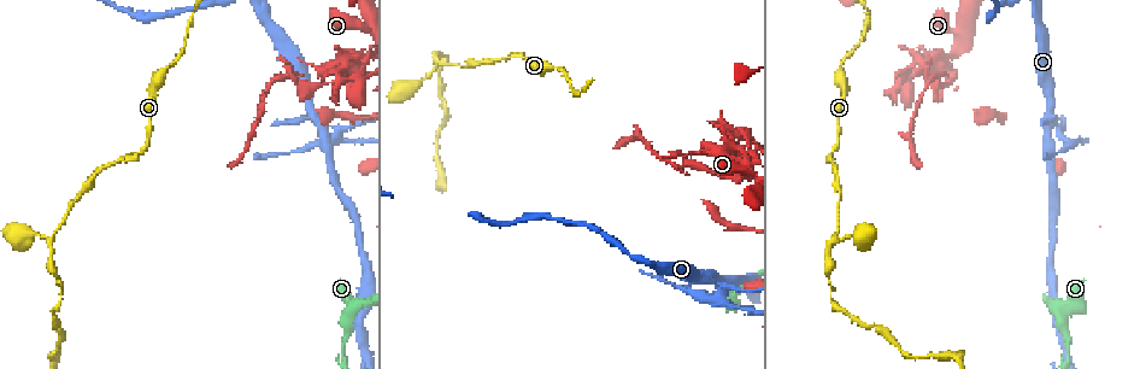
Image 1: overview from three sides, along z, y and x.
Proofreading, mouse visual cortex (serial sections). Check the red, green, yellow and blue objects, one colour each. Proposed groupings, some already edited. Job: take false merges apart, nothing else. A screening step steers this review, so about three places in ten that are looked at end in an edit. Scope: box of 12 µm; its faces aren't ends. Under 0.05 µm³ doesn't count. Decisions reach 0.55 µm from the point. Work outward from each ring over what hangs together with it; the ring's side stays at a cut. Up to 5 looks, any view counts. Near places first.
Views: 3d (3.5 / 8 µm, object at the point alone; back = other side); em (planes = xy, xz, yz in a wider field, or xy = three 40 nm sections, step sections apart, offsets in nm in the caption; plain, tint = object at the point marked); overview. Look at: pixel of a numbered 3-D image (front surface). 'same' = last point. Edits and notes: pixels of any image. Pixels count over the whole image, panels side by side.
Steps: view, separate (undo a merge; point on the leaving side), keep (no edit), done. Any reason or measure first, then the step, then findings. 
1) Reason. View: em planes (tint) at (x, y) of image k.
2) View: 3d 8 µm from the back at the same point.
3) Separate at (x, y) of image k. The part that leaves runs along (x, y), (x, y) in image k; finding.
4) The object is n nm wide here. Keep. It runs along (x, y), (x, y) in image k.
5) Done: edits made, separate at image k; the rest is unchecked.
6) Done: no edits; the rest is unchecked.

Three-way junction. View: 3d 3.5 µm from the back at (437, 61) of image 1.

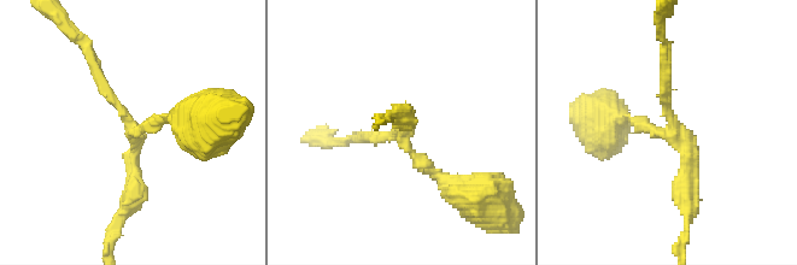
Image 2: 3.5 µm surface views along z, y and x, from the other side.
3 arms meet here; the arms are 150, 150, 200 nm wide; now the EM. View: em planes (tint) at (133, 128) of image 2.

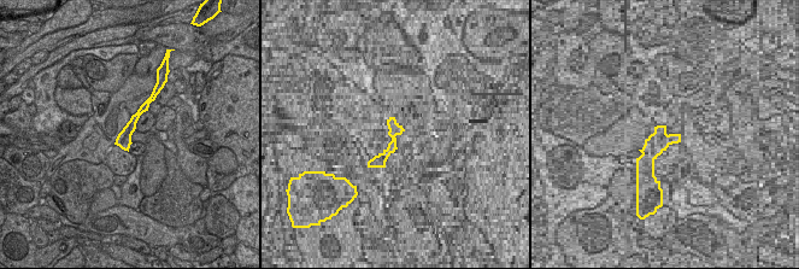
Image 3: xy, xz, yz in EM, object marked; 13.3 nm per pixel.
Keep. It runs along (92, 62), (136, 133), (181, 117) in image 2; all the same cell.

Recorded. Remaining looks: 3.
Four arms meet. View: 3d 3.5 µm from the back at (707, 277) of image 1.

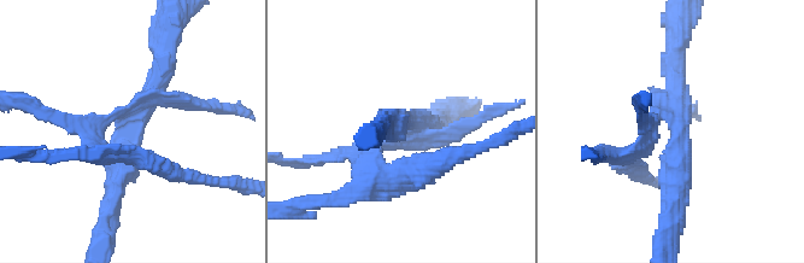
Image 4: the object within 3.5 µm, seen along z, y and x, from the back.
Separate at (87, 132) of image 4. The part that leaves runs along (125, 118), (110, 118), (95, 147), (144, 159) in image 4; a second cell is stuck on.

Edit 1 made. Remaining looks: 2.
Done: edits made, separate at image 4; the rest is unchecked.

